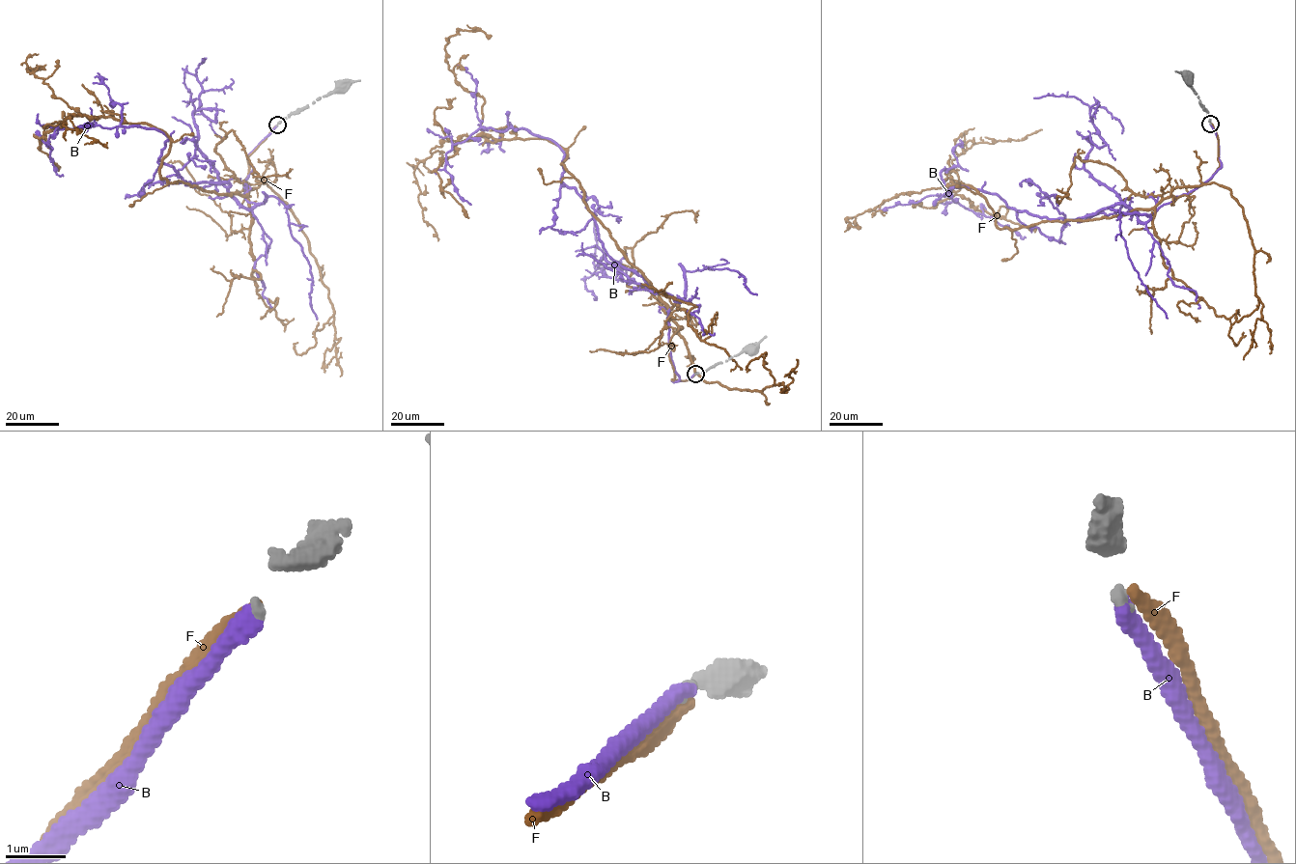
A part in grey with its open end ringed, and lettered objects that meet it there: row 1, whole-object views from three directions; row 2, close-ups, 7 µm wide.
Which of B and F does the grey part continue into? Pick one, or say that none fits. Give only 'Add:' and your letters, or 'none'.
Add: B

